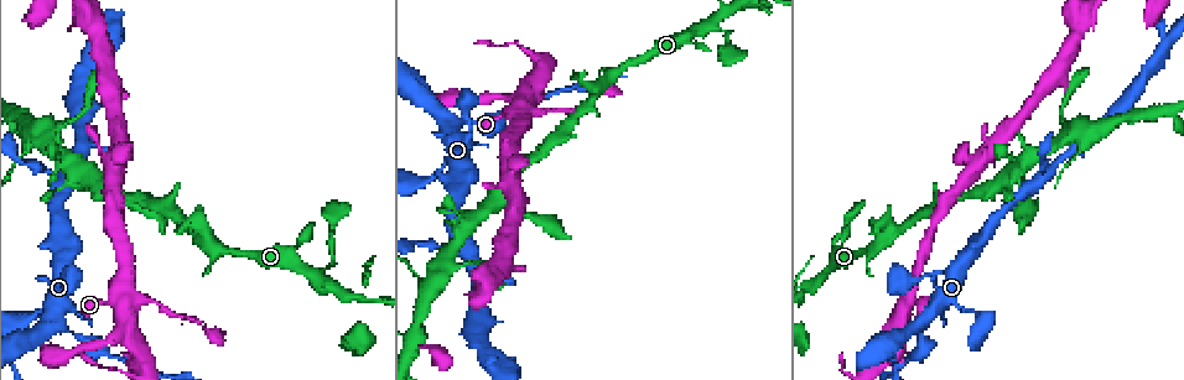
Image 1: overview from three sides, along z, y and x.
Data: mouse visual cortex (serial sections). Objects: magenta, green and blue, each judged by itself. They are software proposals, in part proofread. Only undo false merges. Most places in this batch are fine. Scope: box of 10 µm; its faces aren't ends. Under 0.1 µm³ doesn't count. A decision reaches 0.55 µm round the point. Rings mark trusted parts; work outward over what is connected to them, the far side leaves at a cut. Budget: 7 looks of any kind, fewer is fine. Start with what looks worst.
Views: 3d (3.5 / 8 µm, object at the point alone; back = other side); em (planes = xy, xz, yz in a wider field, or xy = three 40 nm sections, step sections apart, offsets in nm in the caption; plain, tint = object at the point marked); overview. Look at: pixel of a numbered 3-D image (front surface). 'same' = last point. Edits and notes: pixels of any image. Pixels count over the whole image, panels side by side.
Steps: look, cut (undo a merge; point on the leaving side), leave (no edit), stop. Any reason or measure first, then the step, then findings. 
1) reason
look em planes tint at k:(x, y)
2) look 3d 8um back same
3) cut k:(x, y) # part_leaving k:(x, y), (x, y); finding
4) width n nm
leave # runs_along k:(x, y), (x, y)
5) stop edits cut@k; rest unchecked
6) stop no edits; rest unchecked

sudden change in width
look 3d 8um at 1:(824, 274)

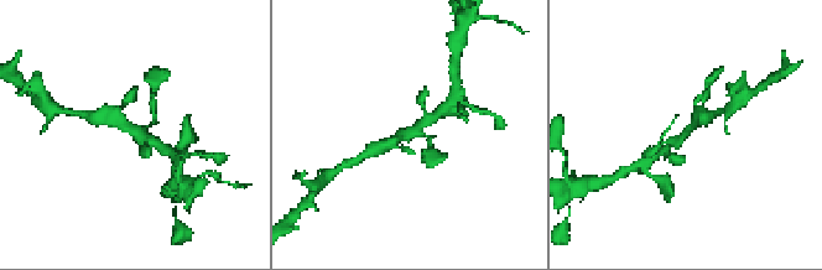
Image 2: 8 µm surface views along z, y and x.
look 3d 3.5um same

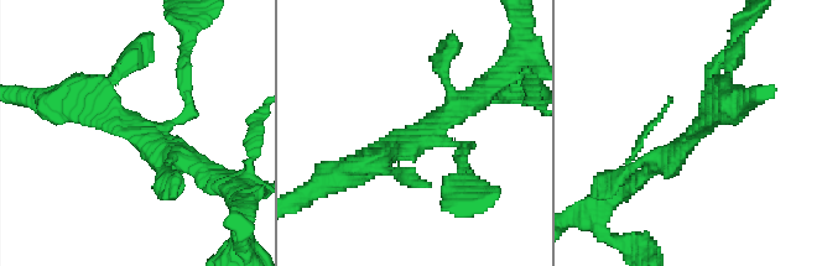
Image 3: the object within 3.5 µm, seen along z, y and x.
now the EM
look em xy step 5 tint at 3:(420, 140)

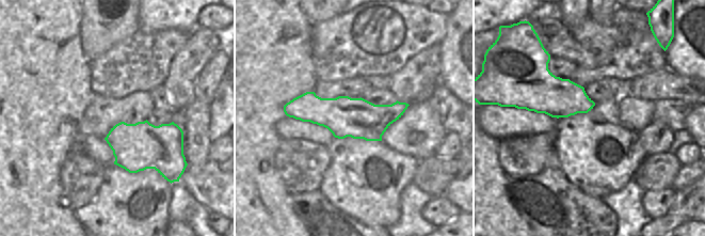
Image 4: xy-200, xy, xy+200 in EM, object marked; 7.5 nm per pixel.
leave # runs_along 3:(341, 175), (412, 146), (480, 95); continuous, no second cell

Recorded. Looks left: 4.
side arm on a straight run
look 3d 3.5um at 1:(63, 176)

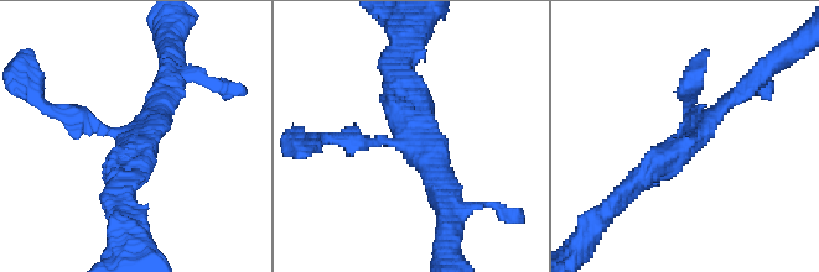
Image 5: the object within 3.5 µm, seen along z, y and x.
shape alone is not enough
look em xy step 2 tint at 5:(691, 137)

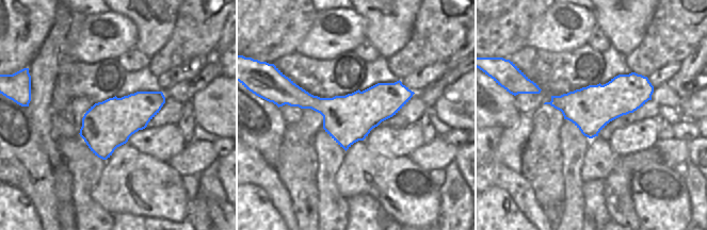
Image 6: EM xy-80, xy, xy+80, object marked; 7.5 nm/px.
width 360 nm
leave # runs_along 6:(410, 94), (373, 105), (287, 98); continuous, no second cell

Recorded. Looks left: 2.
thick turns thin
look 3d 8um at 1:(1082, 18)

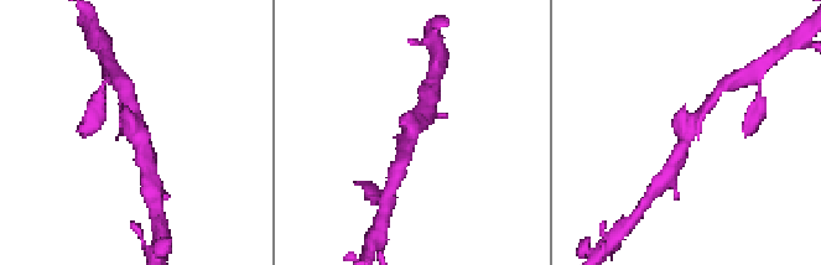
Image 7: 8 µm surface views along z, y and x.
look em xy step 3 tint same

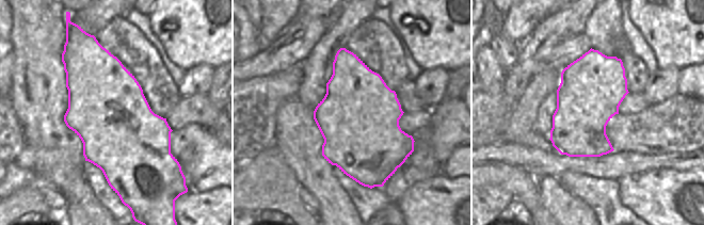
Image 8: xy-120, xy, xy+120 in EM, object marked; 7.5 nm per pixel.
leave # runs_along 7:(677, 160), (687, 128), (712, 108); one cell here

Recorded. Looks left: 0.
stop no edits; rest unchecked

